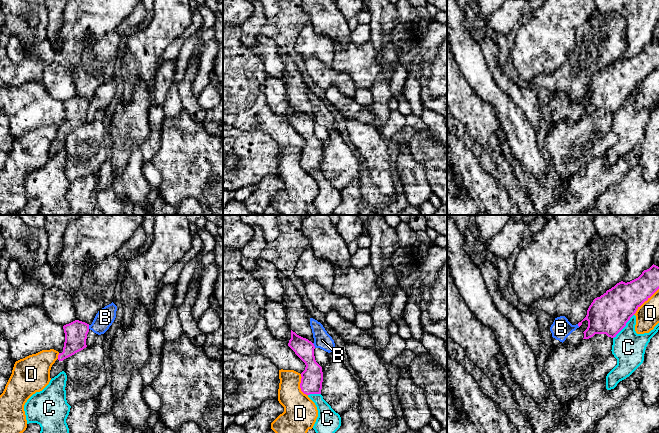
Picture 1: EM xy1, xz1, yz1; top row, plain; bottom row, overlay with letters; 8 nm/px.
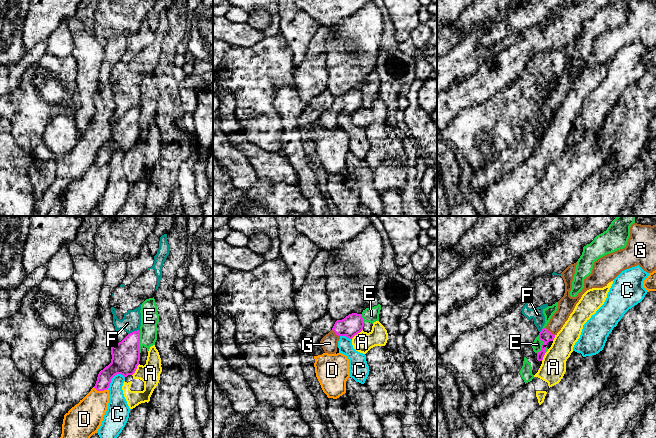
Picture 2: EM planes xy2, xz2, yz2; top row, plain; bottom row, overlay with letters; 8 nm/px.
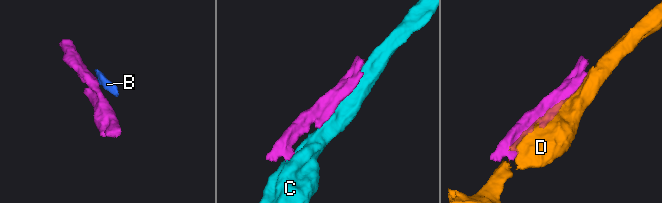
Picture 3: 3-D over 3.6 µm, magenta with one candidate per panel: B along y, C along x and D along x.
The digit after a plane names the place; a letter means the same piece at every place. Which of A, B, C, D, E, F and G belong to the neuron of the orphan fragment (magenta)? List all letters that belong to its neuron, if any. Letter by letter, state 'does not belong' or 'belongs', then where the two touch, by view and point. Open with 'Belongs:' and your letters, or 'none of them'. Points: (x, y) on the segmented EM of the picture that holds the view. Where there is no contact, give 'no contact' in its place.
Belongs: G
A: does not belong; contact xz2 (356, 334)
B: does not belong; contact xz1 (313, 345)
C: does not belong; contact yz1 (625, 325)
D: does not belong; contact yz1 (645, 300)
E: does not belong; contact xy2 (139, 340)
F: does not belong; contact xy2 (133, 332)
G: belongs; contact yz2 (549, 331)

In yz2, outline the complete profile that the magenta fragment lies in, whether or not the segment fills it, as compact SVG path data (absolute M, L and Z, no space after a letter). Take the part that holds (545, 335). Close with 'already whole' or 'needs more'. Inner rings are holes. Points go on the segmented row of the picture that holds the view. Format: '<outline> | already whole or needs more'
M633 223L625 248L607 254L594 262L592 273L584 279L584 288L576 297L570 296L577 262L569 265L561 277L565 283L564 296L558 301L557 311L539 333L539 339L547 345L561 330L582 295L592 288L603 288L622 271L639 265L647 273L656 270L656 224Z | needs more

